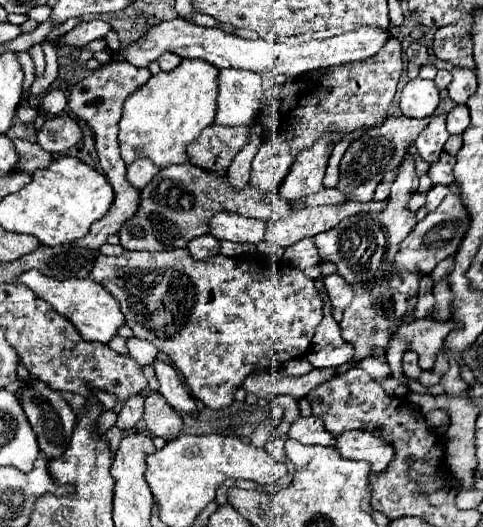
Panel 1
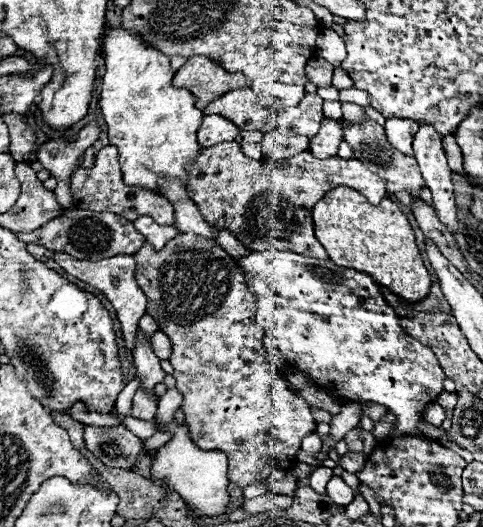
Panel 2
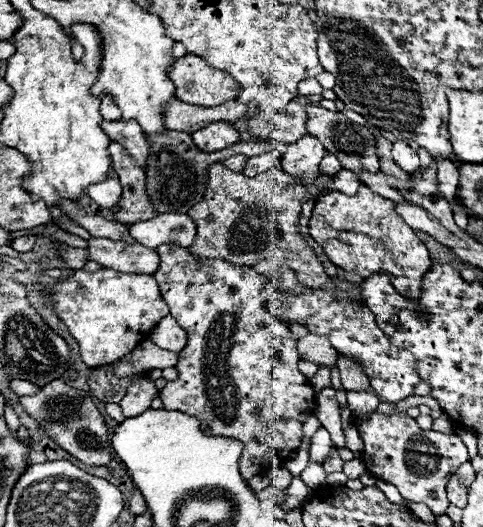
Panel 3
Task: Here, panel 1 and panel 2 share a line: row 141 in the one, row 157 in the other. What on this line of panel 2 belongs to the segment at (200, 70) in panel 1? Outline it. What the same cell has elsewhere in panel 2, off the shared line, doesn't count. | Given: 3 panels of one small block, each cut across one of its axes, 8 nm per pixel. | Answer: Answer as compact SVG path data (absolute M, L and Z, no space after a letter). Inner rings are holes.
M114 28L106 32L104 36L104 54L106 54L106 72L102 76L102 88L100 88L100 110L106 120L106 132L110 138L110 144L118 148L120 152L120 168L122 168L122 180L128 186L140 186L146 190L152 190L156 194L162 194L158 180L162 176L166 178L178 178L188 184L188 170L186 164L192 162L196 152L200 152L200 144L196 140L196 132L202 124L202 110L194 106L196 98L186 88L174 88L172 78L174 70L170 68L170 58L160 54L158 50L152 50L146 46L134 32L128 34L124 28Z

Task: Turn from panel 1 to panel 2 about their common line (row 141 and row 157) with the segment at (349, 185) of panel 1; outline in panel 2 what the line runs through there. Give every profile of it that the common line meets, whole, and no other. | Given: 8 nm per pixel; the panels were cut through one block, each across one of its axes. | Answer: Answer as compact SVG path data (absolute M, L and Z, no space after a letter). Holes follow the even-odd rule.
M364 120L360 124L354 126L346 126L344 124L344 140L354 148L356 156L360 162L364 162L372 172L380 174L382 178L386 178L388 184L388 192L410 192L410 194L420 194L424 190L424 178L420 176L418 164L414 156L406 156L400 154L396 148L390 146L386 132L380 124L376 124L374 120Z

